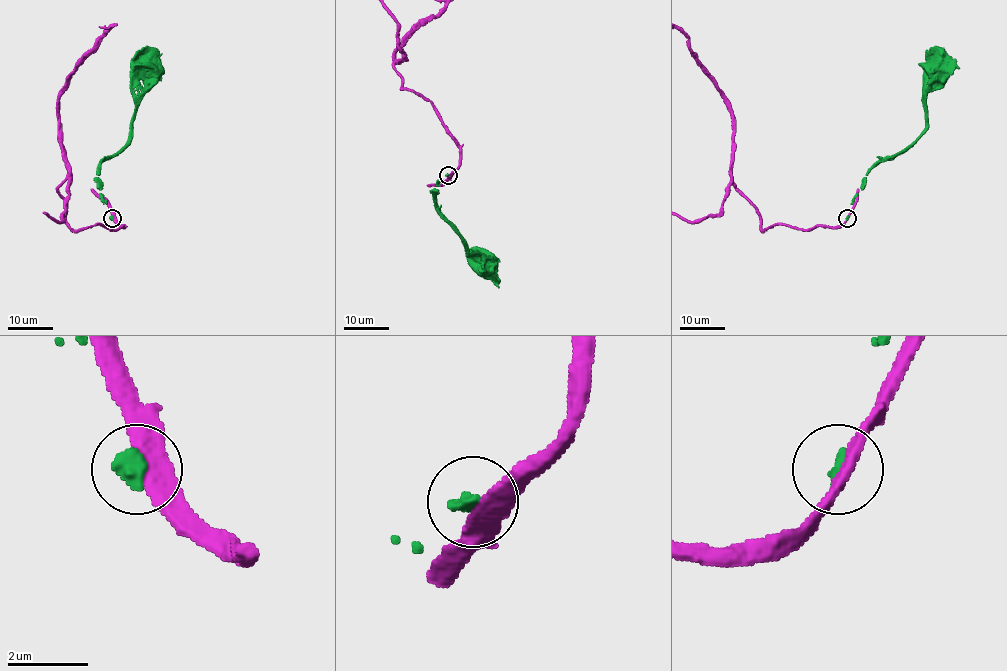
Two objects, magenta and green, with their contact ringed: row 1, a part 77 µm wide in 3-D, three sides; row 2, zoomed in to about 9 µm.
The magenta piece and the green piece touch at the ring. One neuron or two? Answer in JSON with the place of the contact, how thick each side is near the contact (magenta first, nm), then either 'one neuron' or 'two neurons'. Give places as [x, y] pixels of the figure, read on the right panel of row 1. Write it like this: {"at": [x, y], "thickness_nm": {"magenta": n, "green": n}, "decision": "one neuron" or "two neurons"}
{"at": [847, 218], "thickness_nm": {"magenta": 420, "green": 400}, "decision": "two neurons"}

